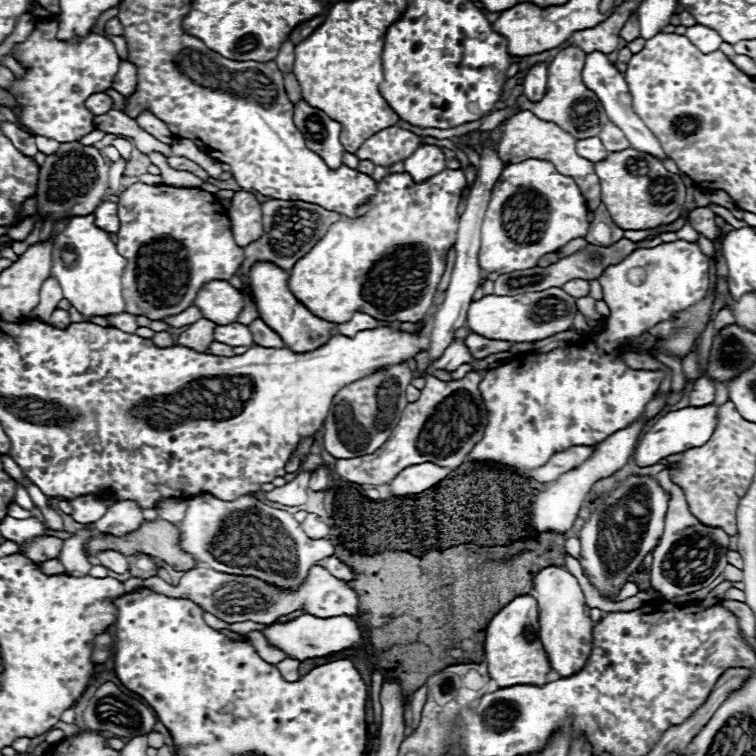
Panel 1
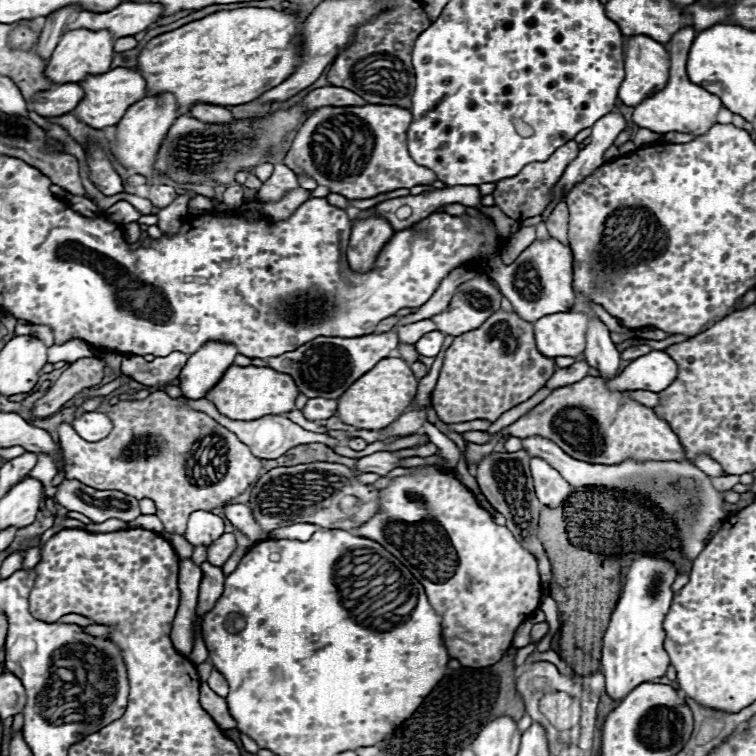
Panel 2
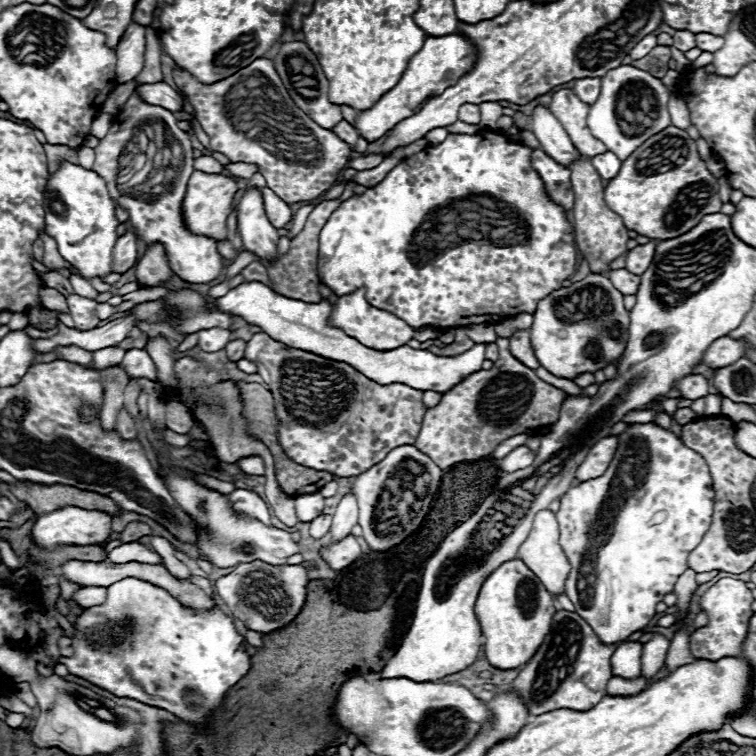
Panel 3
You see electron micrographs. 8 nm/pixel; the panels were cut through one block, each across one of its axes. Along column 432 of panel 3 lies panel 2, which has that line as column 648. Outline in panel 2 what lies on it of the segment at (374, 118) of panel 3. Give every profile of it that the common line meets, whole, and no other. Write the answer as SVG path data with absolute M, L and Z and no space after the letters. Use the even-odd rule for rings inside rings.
M628 36L626 38L626 78L618 90L618 98L636 106L642 98L662 90L666 86L670 70L670 58L666 48L648 36Z

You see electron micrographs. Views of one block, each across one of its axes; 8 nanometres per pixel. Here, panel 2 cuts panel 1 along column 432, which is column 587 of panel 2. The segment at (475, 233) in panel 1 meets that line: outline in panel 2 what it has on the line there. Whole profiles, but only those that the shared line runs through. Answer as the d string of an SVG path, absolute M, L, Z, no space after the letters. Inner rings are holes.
M594 316L588 320L584 356L592 368L600 370L602 378L614 378L620 366L620 352L610 340L610 330Z

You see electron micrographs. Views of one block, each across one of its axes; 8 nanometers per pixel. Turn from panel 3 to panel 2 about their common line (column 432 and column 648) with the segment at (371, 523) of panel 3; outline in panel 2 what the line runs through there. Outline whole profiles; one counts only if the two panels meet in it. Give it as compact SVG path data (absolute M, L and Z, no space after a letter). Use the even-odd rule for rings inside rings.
M530 436L522 440L522 448L530 458L542 458L550 466L554 466L572 486L606 486L618 492L638 494L654 502L664 514L672 518L676 524L676 532L680 534L680 548L686 558L694 560L706 546L706 542L718 532L722 526L722 492L714 490L710 478L700 472L694 464L688 462L634 462L626 460L614 466L586 464L564 454L560 446L542 436Z

